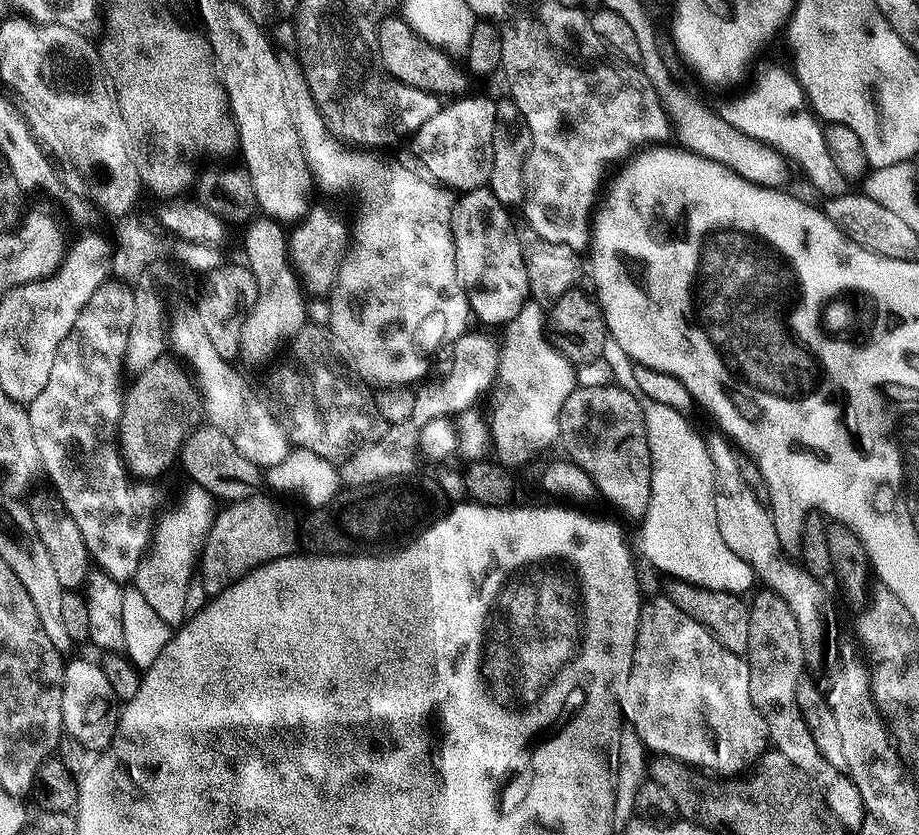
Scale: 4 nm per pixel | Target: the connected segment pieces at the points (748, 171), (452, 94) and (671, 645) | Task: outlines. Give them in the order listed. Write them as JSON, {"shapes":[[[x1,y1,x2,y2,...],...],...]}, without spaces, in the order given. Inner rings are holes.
{"shapes":[[[648,44,648,52,644,52,638,63,644,77,647,78,652,89,659,96,664,111,668,113,674,132,684,139,683,147,689,152,695,152,698,156,704,156,707,160,716,160,724,164,730,170,734,170,742,178,759,184,761,188,780,188,784,180,784,166,786,160,773,148,740,133,732,125,728,125,720,116,719,111,707,108,700,100,695,100,688,92,683,92,676,85,668,64,664,61,665,53,662,48,652,48]],[[392,14,379,25,379,44,383,67,396,79,416,87,418,90,432,92,439,98,459,98,469,91,465,65,453,58,445,49,423,40,408,21],[452,59,452,60,451,60]],[[664,594,640,609,632,669,620,701,620,715,634,728,649,753,672,756,683,764,728,778,751,769,770,748,766,722,750,702,747,659,726,650,710,630,694,622,690,614,682,614]]]}

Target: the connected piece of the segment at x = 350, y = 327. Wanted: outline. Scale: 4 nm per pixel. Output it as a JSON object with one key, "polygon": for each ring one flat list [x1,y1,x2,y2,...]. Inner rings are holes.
{"polygon":[[411,184,411,185,404,185,404,187,403,187,403,188,401,188,401,189,400,189,400,192,399,192,399,193,398,193,398,194,396,194,396,195,394,195,394,196,393,196,393,197,392,197,392,200,389,200,389,205,390,205,390,206,389,206,389,207,384,207,384,209,380,209,380,213,379,213,379,214,378,214,378,216,377,216,377,217,369,217,369,219,368,219,368,220,366,220,366,221,364,221,364,227,362,227,362,229,360,229,360,242,359,242,359,244,357,244,357,245,356,245,356,244,354,244,354,246,353,246,353,250,354,250,354,254,353,254,353,255,352,255,352,259,351,259,351,264,350,264,350,265,348,265,348,266,347,266,347,268,344,268,344,273,342,273,342,274,340,274,340,275,338,275,338,276,337,276,337,281,336,281,336,283,335,283,335,287,334,287,334,288,332,288,332,290,331,290,331,292,330,292,330,299,331,299,331,298,332,298,332,313,330,313,330,314,329,314,329,316,328,316,328,320,329,320,329,321,328,321,328,320,327,320,327,323,328,323,328,324,329,324,329,325,330,325,330,327,331,327,331,330,332,330,332,333,333,333,333,334,335,334,335,336,336,336,336,339,337,339,337,341,338,341,338,343,339,343,339,345,340,345,340,347,341,347,341,348,343,348,343,349,344,349,344,351,345,351,345,353,347,353,347,355,348,355,348,356,349,356,349,357,350,357,350,360,351,360,351,363,352,363,352,364,353,364,353,365,354,365,354,367,355,367,355,369,356,369,356,373,357,373,357,374,359,374,359,375,360,375,360,377,361,377,361,378,363,378,363,379,364,379,364,380,365,380,365,382,367,382,367,383,368,383,368,384,369,384,369,385,372,385,372,386,375,386,375,387,376,387,376,388,377,388,377,389,382,389,382,388,395,388,395,387,397,387,397,386,412,386,412,385,415,385,415,384,416,384,416,383,414,383,414,382,415,382,415,380,418,380,418,381,417,381,417,382,420,382,420,381,423,381,423,380,424,380,424,379,425,379,425,377,423,377,423,376,424,376,424,375,426,375,426,374,427,374,427,372,428,372,428,360,429,360,429,353,428,353,428,352,427,352,427,351,426,351,426,350,432,350,432,348,436,348,436,347,438,347,438,346,439,346,439,344,440,344,440,343,442,343,442,342,443,342,443,340,444,340,444,339,446,339,446,338,447,338,447,336,449,336,449,338,448,338,448,339,447,339,447,340,449,340,449,341,452,341,452,342,453,342,453,341,456,341,456,340,457,340,457,339,459,339,459,337,460,337,460,336,461,336,461,335,463,335,463,334,464,334,464,333,465,333,465,331,466,331,466,329,467,329,467,328,468,328,468,327,469,327,469,324,468,324,468,320,469,320,469,321,470,321,470,309,469,309,469,306,468,306,468,294,467,294,467,292,465,292,465,290,464,290,464,287,463,287,463,286,462,286,462,282,461,282,461,281,460,281,460,279,459,279,459,278,458,278,458,276,457,276,457,274,456,274,456,255,455,255,455,254,454,254,454,246,453,246,453,242,452,242,452,206,453,206,453,203,454,203,454,196,453,196,453,193,452,193,452,192,450,192,450,193,449,193,449,194,447,194,447,195,441,195,441,193,440,193,440,192,434,192,434,191,432,191,432,189,431,189,431,188,425,188,425,186,423,186,423,185,421,185,421,186,414,186,414,185,412,185,412,184],[408,336,410,336,410,338,412,338,412,340,418,340,418,344,421,344,421,346,422,346,422,347,423,347,423,348,424,348,424,349,426,349,426,350,418,350,418,356,414,356,414,350,408,350,408,352,406,352,406,350,396,350,396,348,392,348,392,346,404,346,404,344,406,344,406,342,404,342,404,340,408,340]]}

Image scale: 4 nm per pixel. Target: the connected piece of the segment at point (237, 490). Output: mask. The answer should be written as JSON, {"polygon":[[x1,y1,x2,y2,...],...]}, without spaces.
{"polygon":[[207,427,192,428,183,443,182,460,184,458,184,468,192,478,191,483,204,488,217,501,224,500,220,502,249,500,252,496,261,495,266,484,265,473,257,464,250,462,250,458,238,454,238,446,226,438,221,428]]}

